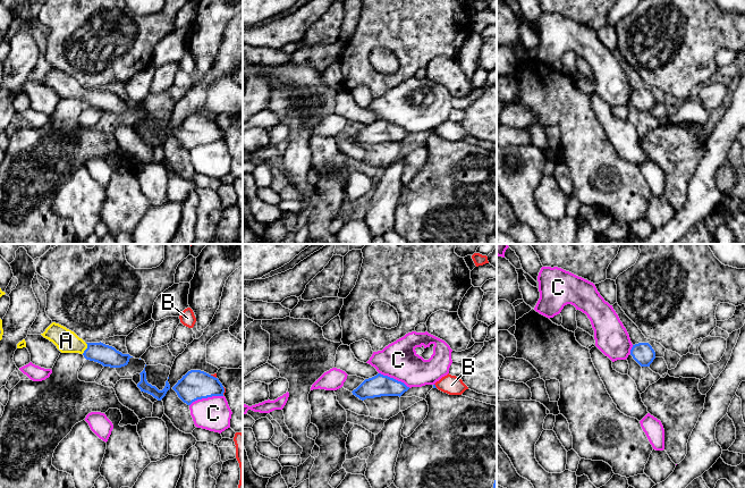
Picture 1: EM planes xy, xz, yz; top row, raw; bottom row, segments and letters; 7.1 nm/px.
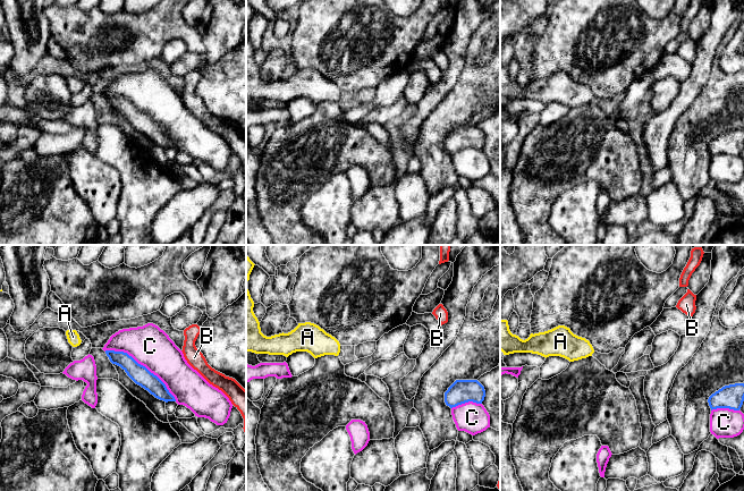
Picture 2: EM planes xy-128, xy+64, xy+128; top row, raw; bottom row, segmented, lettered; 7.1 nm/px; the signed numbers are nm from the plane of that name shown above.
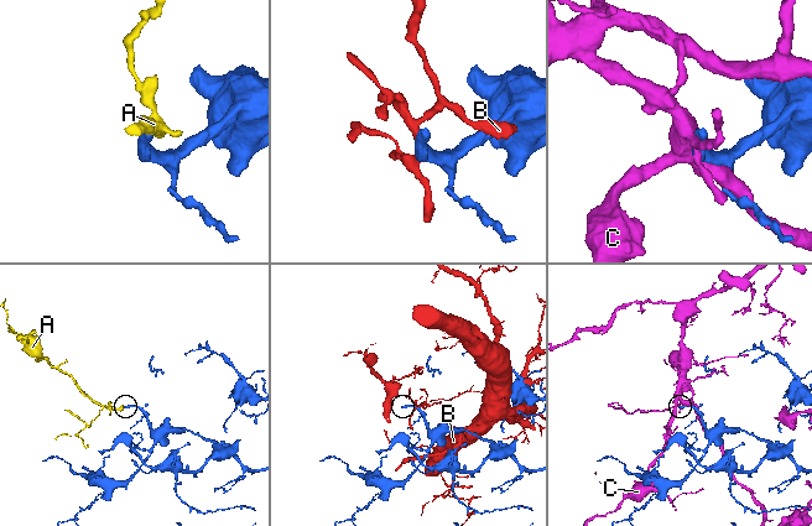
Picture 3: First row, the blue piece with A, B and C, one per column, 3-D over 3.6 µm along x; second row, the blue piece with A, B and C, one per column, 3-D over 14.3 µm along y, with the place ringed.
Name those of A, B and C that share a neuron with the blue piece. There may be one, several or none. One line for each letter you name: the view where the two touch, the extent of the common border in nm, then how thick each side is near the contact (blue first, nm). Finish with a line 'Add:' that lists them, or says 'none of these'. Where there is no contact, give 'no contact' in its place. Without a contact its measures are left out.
A: meets blue in xy; contact 90 nm long; 150 nm thick on the blue side, 160 nm on the other
Add: A

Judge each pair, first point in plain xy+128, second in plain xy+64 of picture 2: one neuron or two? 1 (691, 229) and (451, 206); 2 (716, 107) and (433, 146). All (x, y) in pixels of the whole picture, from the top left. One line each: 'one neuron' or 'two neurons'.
1: one neuron
2: one neuron

